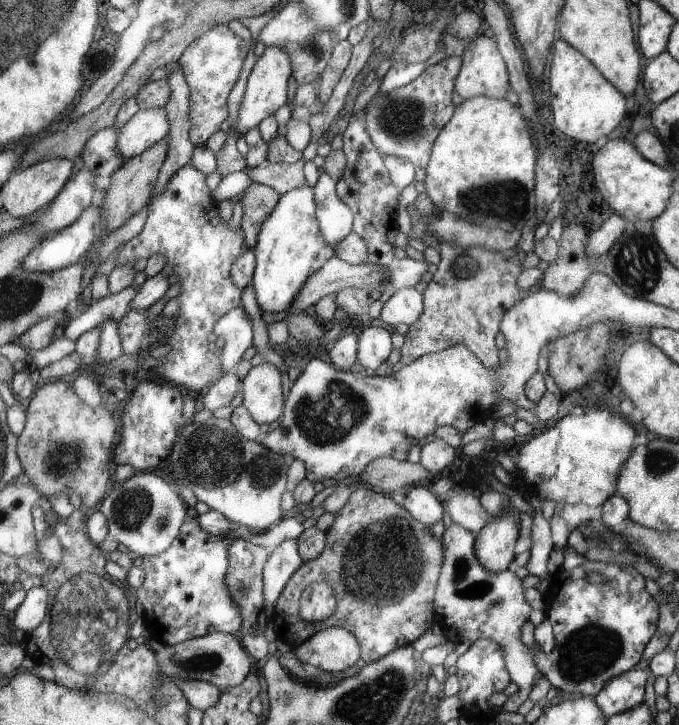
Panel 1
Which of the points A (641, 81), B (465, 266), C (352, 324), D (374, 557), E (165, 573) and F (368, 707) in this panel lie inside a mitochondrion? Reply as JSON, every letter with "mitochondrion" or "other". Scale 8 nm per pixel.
{"A":"other","B":"mitochondrion","C":"other","D":"mitochondrion","E":"other","F":"mitochondrion"}

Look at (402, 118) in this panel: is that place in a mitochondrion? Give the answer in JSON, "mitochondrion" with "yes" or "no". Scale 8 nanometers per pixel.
{"mitochondrion":"yes"}

